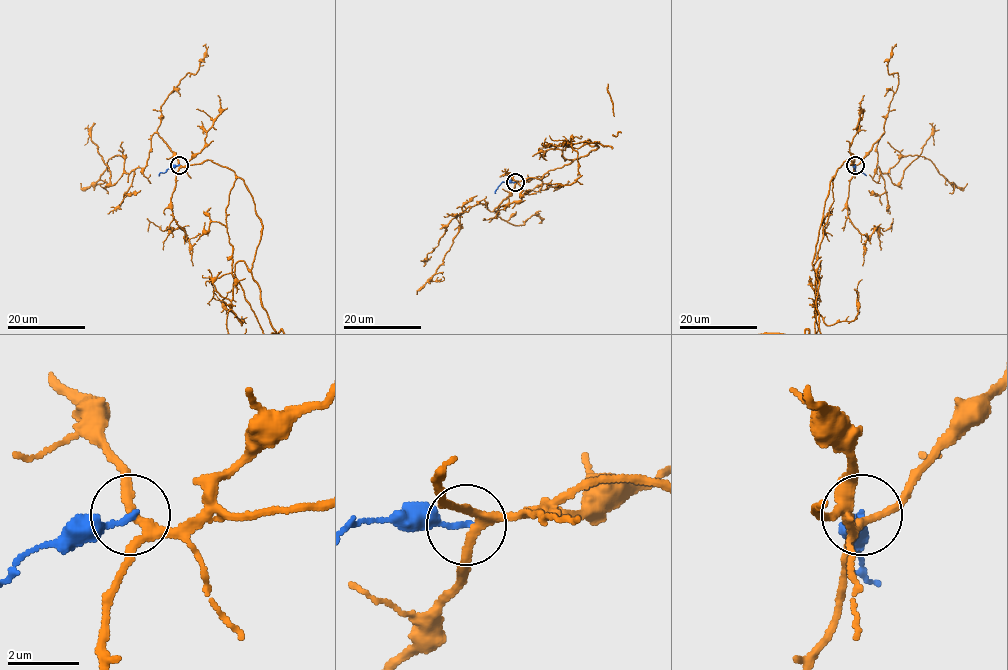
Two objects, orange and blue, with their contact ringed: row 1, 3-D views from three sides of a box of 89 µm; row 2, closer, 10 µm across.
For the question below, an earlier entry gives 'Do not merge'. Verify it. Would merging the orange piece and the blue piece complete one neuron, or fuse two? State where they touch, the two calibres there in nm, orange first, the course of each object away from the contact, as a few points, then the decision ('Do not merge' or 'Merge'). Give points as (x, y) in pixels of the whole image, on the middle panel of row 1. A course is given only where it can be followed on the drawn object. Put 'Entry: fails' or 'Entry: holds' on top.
Entry: holds
Place: (515, 182). Thickness 200 nm (orange) against 170 nm. Course of blue: (515, 182), (502, 182), (496, 193). Do not merge

